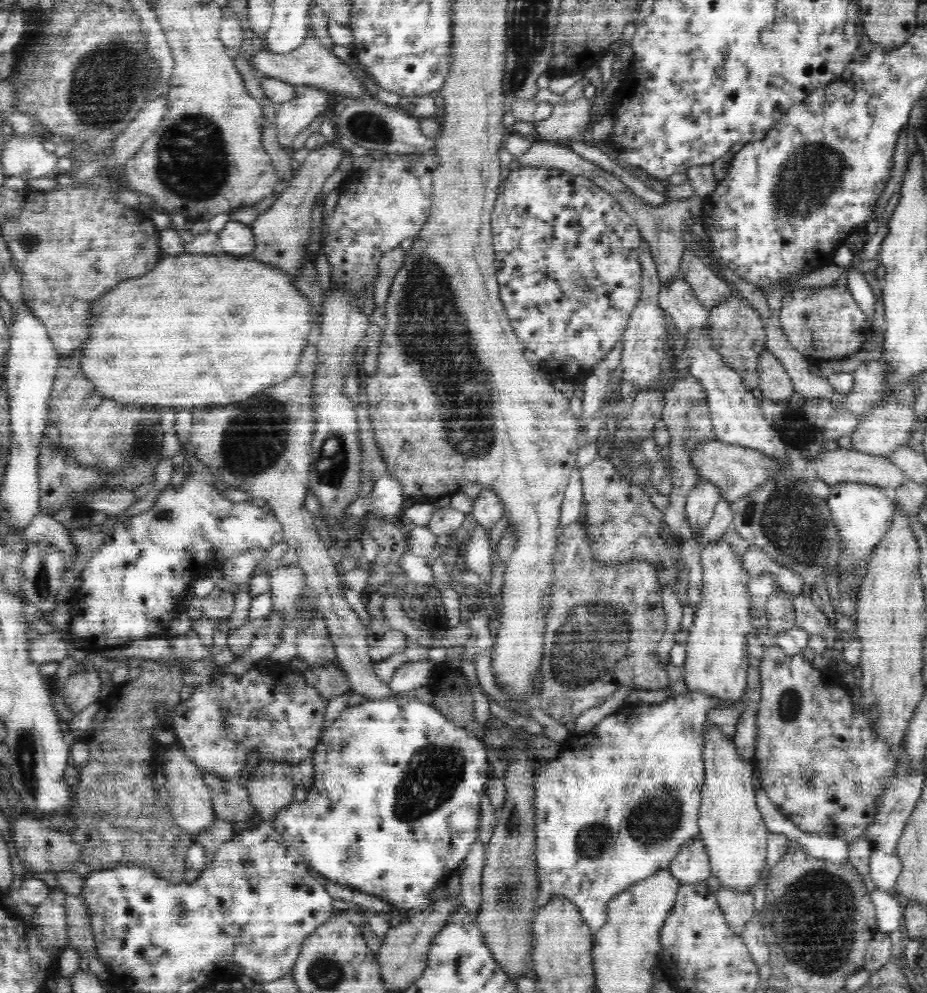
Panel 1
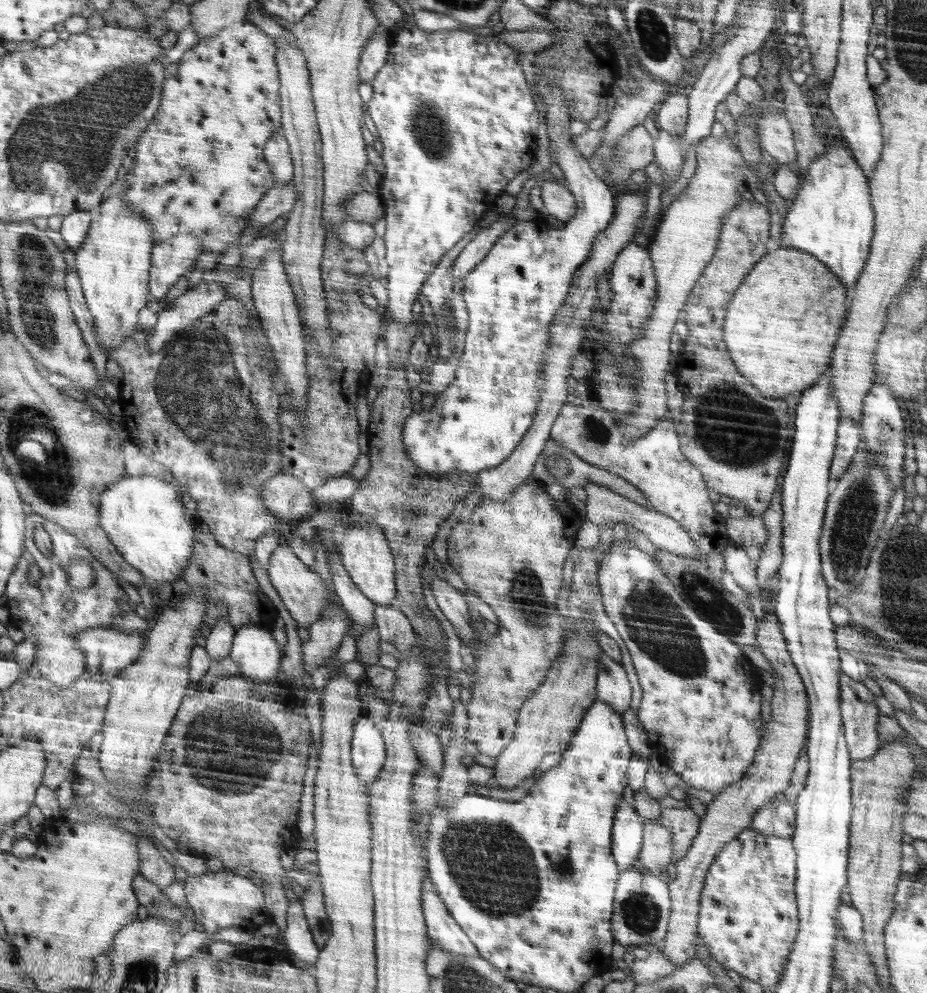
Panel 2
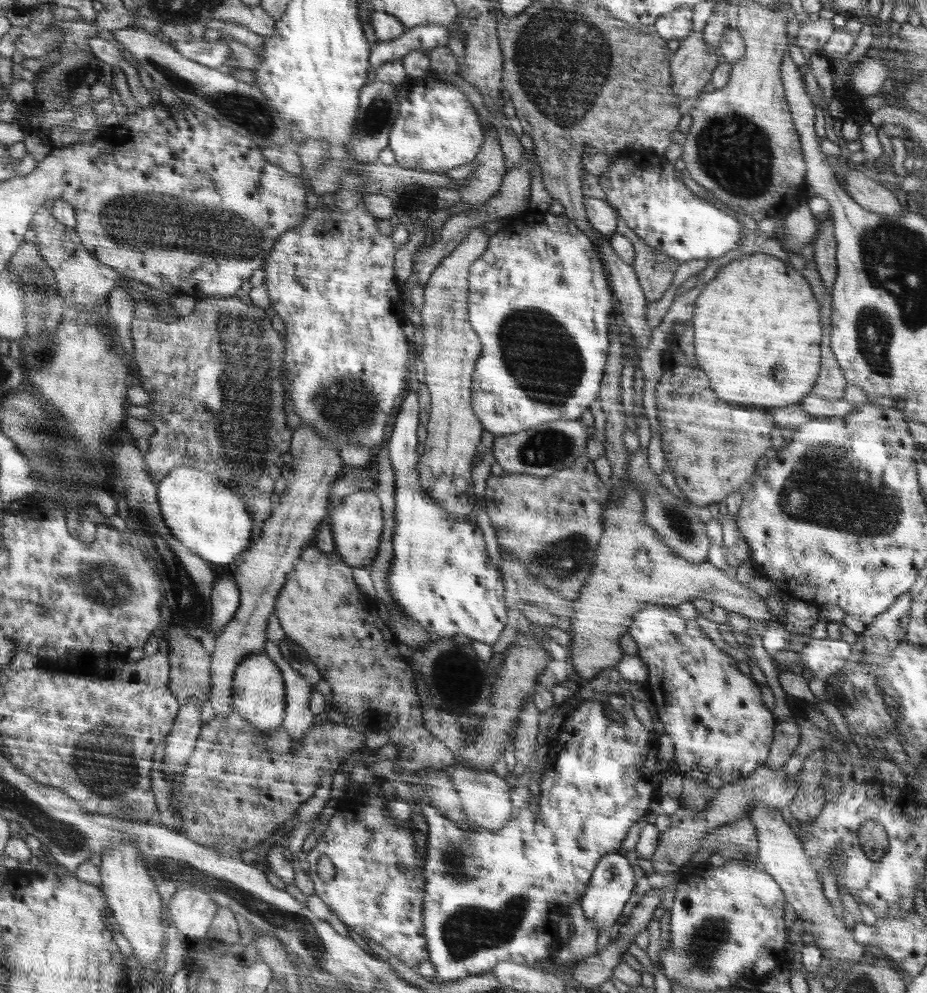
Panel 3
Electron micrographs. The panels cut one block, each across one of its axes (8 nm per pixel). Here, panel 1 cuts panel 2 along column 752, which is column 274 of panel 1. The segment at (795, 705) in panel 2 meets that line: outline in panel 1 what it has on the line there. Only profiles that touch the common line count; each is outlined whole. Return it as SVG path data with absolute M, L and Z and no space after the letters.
M259 763L251 766L247 784L248 800L264 820L272 820L282 808L290 806L295 794L294 767Z

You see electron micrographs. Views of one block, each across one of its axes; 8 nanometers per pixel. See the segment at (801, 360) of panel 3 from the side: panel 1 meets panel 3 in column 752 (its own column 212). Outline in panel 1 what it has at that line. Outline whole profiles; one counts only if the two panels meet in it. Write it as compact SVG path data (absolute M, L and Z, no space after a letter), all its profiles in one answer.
M187 254L179 256L164 256L158 261L152 270L140 277L132 277L128 282L120 282L114 290L110 290L106 296L100 296L100 300L90 302L89 314L92 316L90 328L92 338L84 344L82 352L82 370L86 378L96 386L100 394L104 394L110 400L122 402L122 404L148 404L148 406L174 406L174 408L198 408L202 406L214 406L214 404L234 404L242 402L248 396L262 392L270 388L272 384L278 384L284 380L284 376L292 376L292 368L300 364L300 352L304 348L304 336L310 336L314 328L312 324L312 304L308 298L298 290L292 288L288 278L280 272L272 272L273 268L257 263L251 256L234 257L232 255L204 255Z

